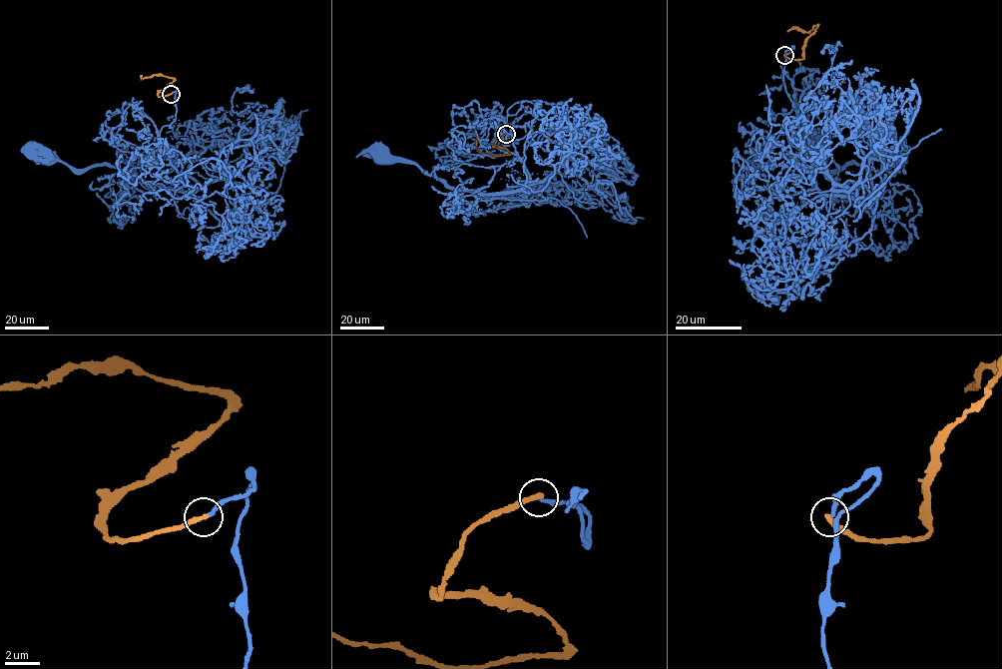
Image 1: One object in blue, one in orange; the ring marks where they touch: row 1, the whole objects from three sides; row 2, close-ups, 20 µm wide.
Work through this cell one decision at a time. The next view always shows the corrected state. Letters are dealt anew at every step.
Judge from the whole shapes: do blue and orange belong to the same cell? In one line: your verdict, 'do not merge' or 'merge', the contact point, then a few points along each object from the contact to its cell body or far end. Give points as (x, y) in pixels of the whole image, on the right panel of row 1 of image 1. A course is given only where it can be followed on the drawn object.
do not merge; at (784, 55); blue runs (784, 55), (792, 48), (782, 77), (802, 108), (814, 185), (874, 197), (864, 167), (829, 170), (813, 149); orange runs (784, 55), (792, 59), (803, 58), (805, 41), (817, 26), (807, 32), (796, 28), (787, 32)

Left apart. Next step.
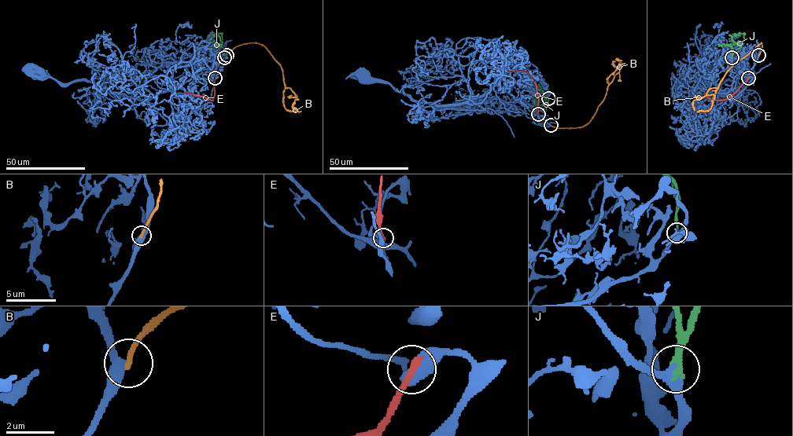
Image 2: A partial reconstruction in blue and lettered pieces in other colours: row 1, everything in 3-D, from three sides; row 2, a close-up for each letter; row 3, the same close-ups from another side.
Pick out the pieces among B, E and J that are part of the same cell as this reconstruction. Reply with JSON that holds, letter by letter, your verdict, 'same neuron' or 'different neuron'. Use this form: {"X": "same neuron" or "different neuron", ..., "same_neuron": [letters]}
{"B": "different neuron", "E": "different neuron", "J": "same neuron", "same_neuron": ["J"]}

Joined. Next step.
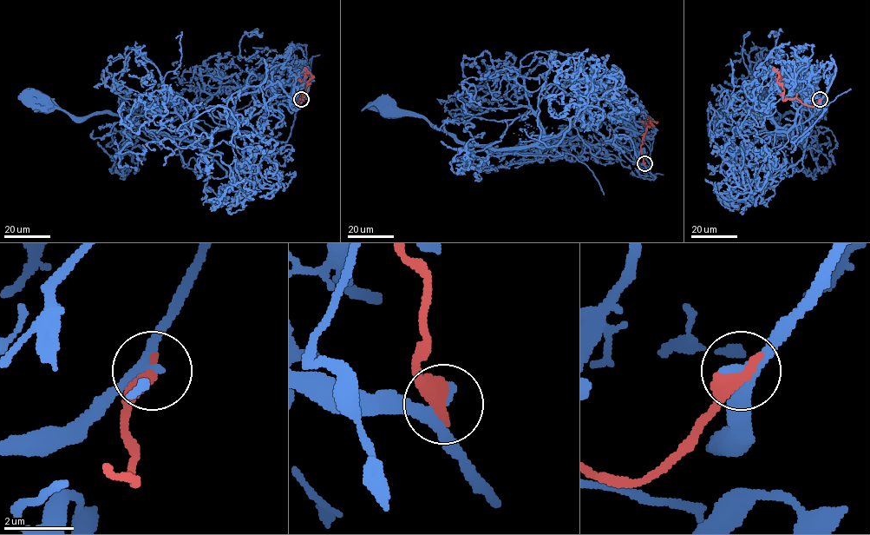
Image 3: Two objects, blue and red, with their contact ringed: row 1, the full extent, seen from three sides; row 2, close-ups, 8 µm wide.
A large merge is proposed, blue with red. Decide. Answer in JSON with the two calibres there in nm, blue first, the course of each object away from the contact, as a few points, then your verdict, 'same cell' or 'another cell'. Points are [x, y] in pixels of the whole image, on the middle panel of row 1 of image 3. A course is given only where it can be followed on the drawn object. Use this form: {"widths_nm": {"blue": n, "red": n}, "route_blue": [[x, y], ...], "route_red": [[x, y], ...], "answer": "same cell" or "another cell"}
{"widths_nm": {"blue": 320, "red": 500}, "route_blue": [[644, 163], [631, 161], [582, 119], [530, 144], [493, 148], [456, 141], [422, 117], [389, 106]], "route_red": [[644, 163], [643, 140], [646, 127], [651, 125], [650, 122], [655, 122], [645, 124], [641, 121]], "answer": "another cell"}

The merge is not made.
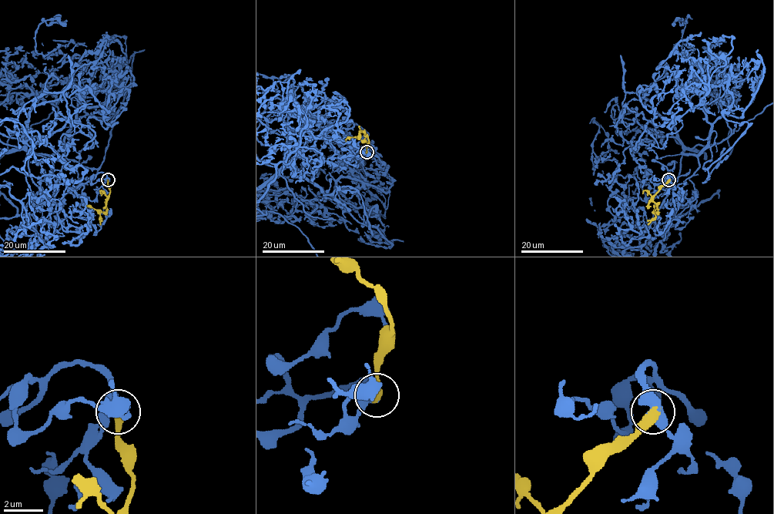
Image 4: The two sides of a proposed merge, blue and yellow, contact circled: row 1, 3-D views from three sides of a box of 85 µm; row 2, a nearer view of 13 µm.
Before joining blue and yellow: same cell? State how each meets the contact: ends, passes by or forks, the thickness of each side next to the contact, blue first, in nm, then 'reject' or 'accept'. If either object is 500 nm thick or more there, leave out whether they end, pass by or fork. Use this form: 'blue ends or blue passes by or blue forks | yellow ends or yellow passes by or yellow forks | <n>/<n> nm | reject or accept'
440/500 nm | accept

